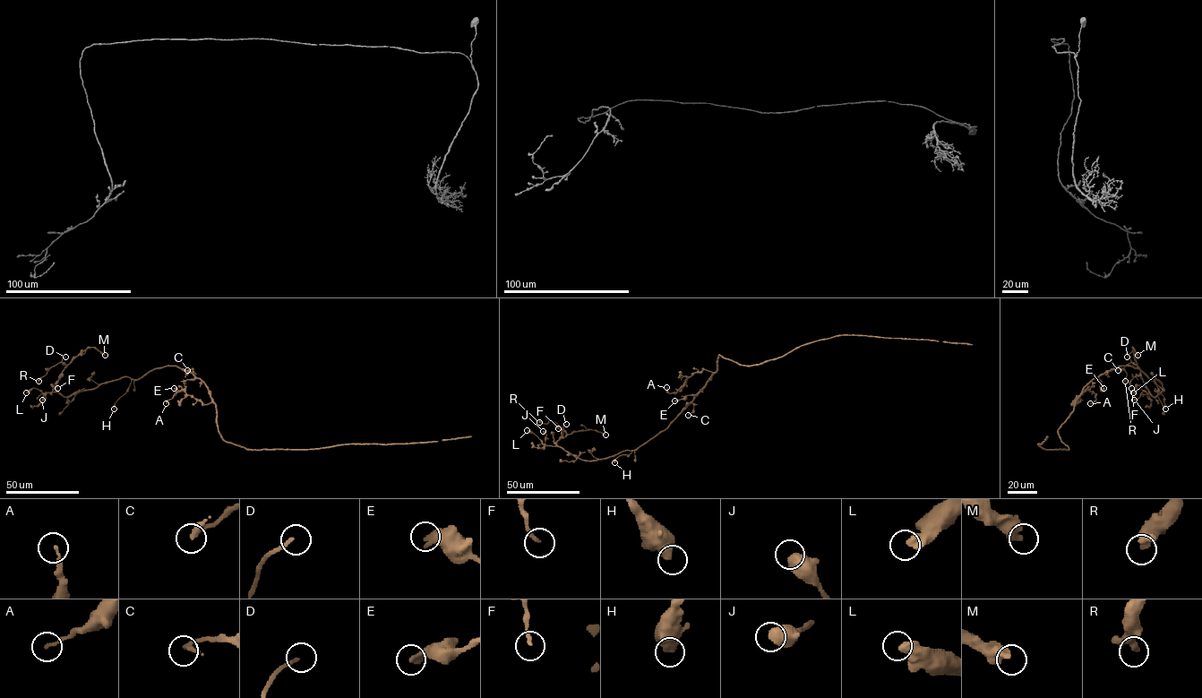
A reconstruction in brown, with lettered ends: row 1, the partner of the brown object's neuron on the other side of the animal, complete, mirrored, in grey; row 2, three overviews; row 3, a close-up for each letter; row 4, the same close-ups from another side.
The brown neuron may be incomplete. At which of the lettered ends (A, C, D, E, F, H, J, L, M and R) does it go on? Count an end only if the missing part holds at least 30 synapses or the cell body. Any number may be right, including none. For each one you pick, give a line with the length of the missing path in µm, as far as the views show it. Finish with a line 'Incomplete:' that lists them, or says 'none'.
Incomplete: none

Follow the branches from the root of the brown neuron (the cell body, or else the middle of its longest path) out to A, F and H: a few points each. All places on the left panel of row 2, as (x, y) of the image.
A: (215, 404), (203, 404), (183, 390), (166, 403)
F: (215, 404), (199, 378), (176, 366), (66, 397), (55, 389), (61, 375), (57, 388)
H: (215, 404), (209, 391), (199, 378), (177, 366), (166, 366), (132, 379), (114, 409)

